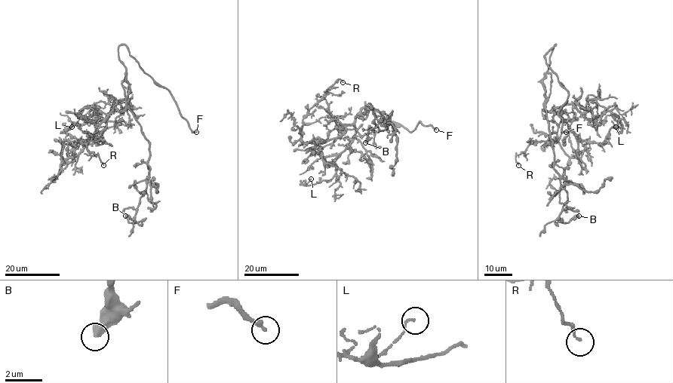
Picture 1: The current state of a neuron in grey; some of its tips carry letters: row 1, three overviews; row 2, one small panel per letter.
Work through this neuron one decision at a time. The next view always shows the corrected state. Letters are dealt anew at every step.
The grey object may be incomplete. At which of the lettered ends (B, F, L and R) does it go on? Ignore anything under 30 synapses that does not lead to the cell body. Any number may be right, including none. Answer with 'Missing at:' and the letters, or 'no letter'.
Missing at: F

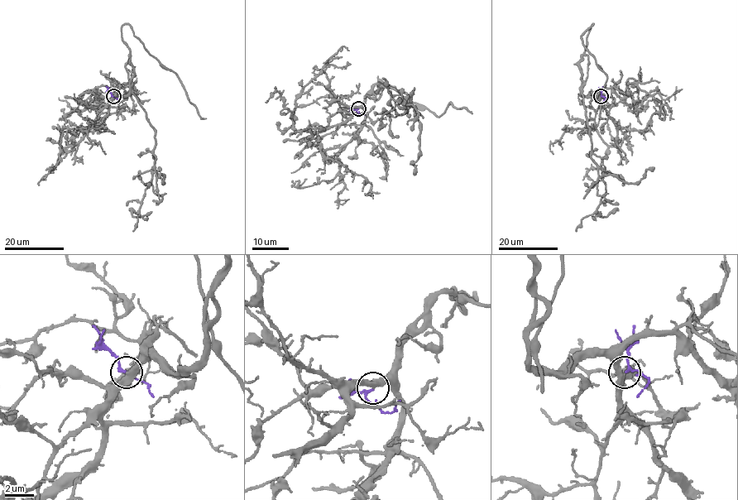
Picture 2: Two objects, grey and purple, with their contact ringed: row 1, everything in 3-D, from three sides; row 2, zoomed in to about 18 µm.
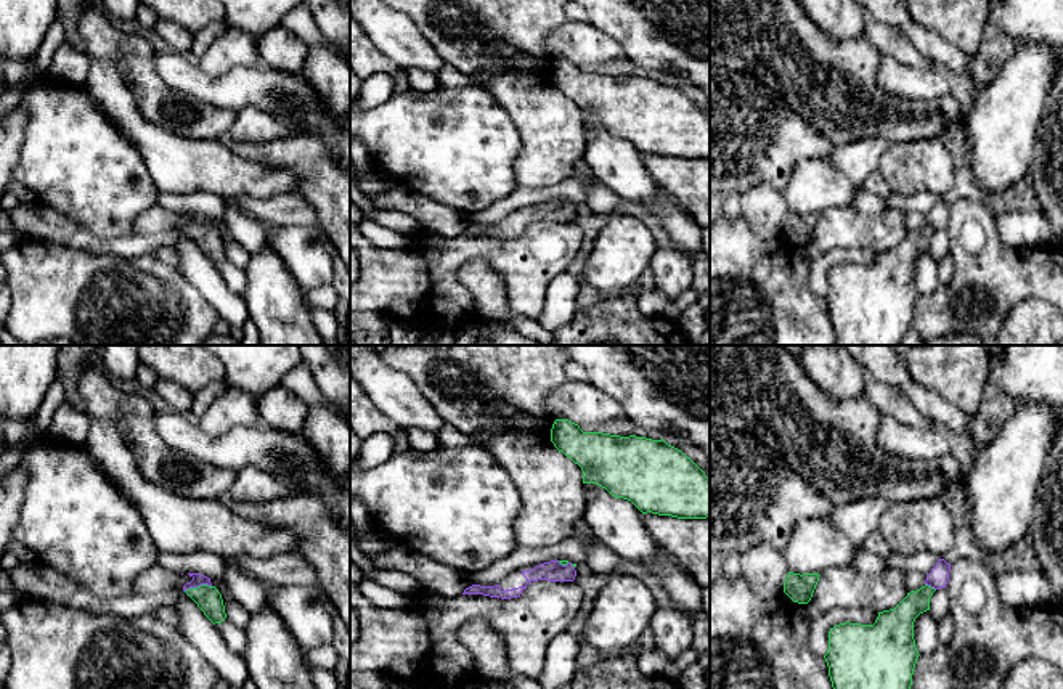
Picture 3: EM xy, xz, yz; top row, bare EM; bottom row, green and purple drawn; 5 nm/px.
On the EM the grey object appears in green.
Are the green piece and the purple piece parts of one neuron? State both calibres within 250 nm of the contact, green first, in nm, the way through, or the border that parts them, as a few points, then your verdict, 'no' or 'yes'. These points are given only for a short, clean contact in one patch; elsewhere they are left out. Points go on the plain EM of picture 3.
130/60 nm | across xy (207, 238), (198, 227), (198, 220) | yes

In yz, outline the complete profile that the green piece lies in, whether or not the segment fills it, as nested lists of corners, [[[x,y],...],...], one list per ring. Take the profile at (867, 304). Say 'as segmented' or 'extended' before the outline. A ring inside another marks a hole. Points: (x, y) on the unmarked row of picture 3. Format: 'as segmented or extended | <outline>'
extended | [[[939,199],[927,215],[925,225],[890,251],[878,252],[874,265],[840,263],[829,271],[829,289],[824,296],[837,345],[902,345],[912,326],[912,315],[918,299],[914,279],[915,259],[930,251],[930,238],[949,222],[951,204]]]

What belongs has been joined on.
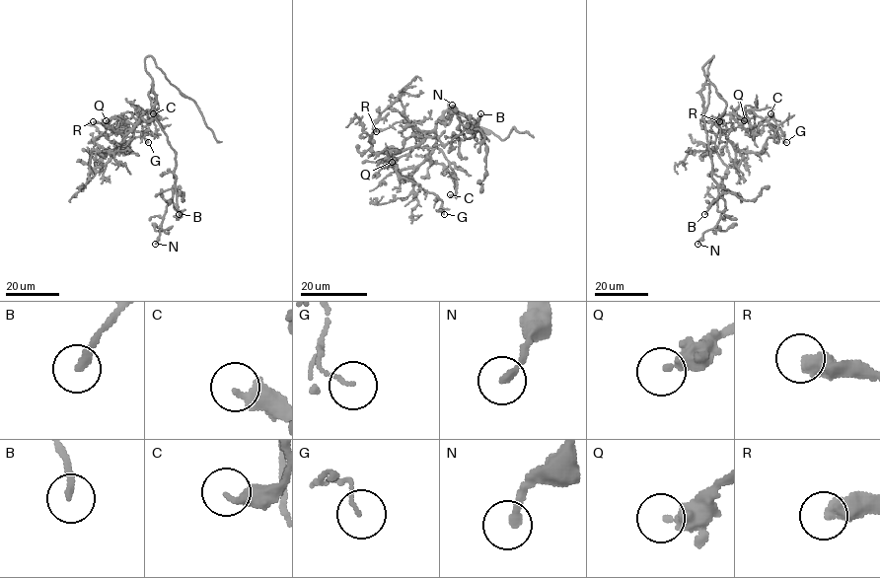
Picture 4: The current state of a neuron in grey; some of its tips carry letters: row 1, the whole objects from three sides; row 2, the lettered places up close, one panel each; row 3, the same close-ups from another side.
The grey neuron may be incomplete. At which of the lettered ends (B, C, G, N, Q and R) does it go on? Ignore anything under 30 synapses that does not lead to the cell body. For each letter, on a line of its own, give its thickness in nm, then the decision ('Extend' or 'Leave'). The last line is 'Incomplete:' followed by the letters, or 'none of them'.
B: Thickness 200 nm. Leave
C: Thickness 400 nm. Leave
G: Thickness 90 nm. Leave
N: Thickness 240 nm. Leave
Q: Thickness 360 nm. Leave
R: Thickness 480 nm. Leave
Incomplete: none of them

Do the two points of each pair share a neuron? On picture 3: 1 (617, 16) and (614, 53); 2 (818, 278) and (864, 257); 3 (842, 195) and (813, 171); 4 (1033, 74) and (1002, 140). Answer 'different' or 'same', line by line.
1: different
2: same
3: same
4: same

